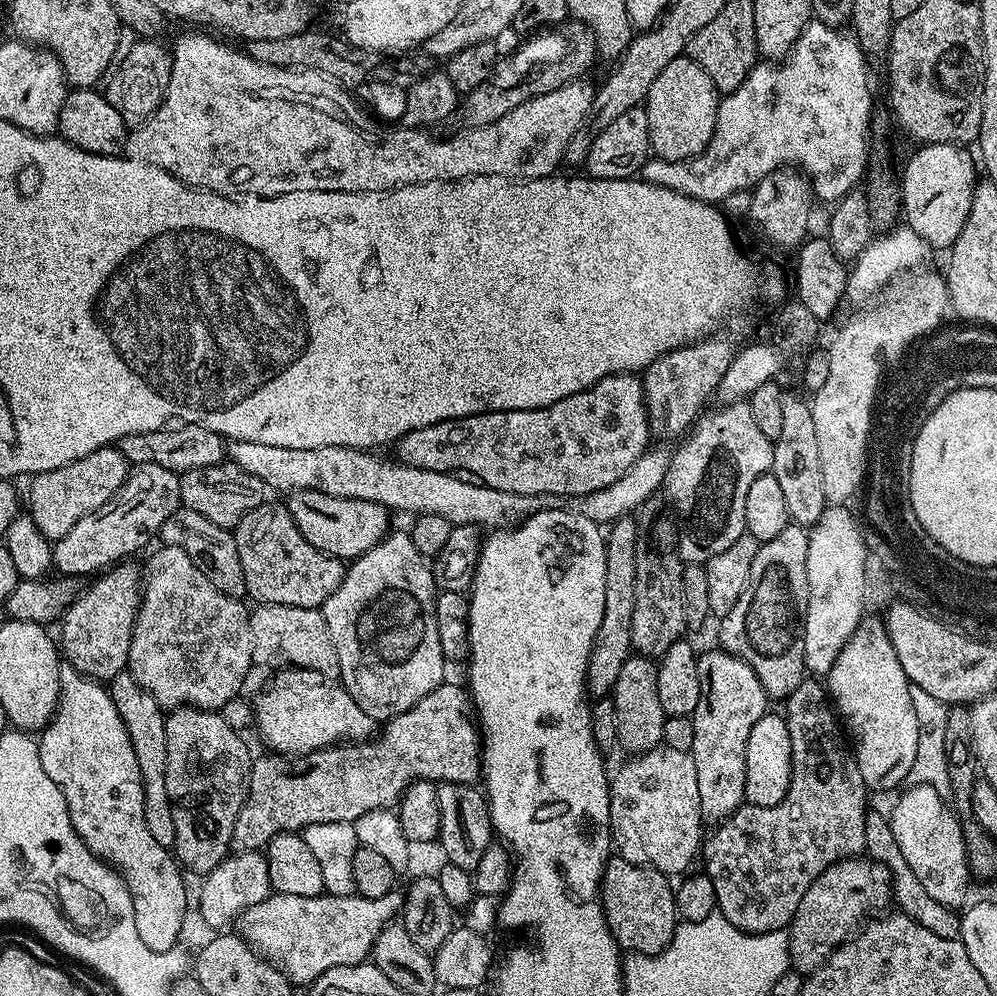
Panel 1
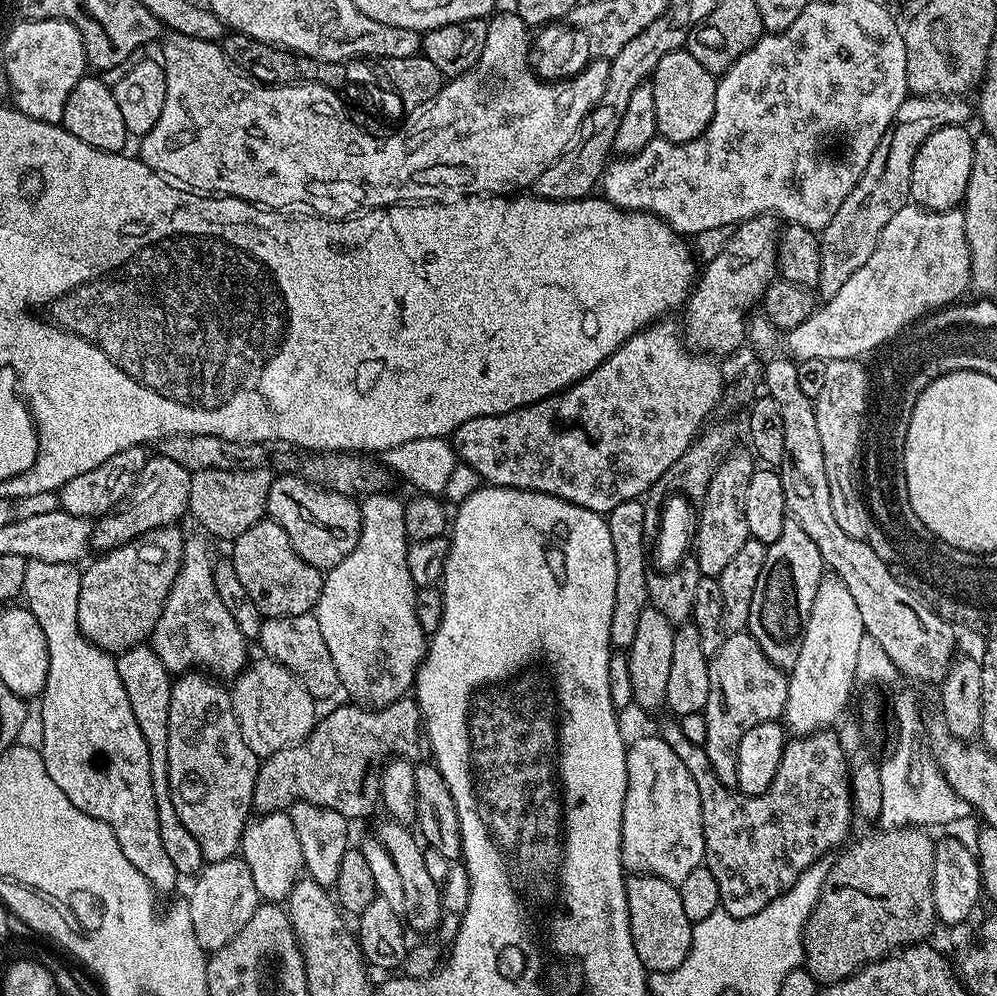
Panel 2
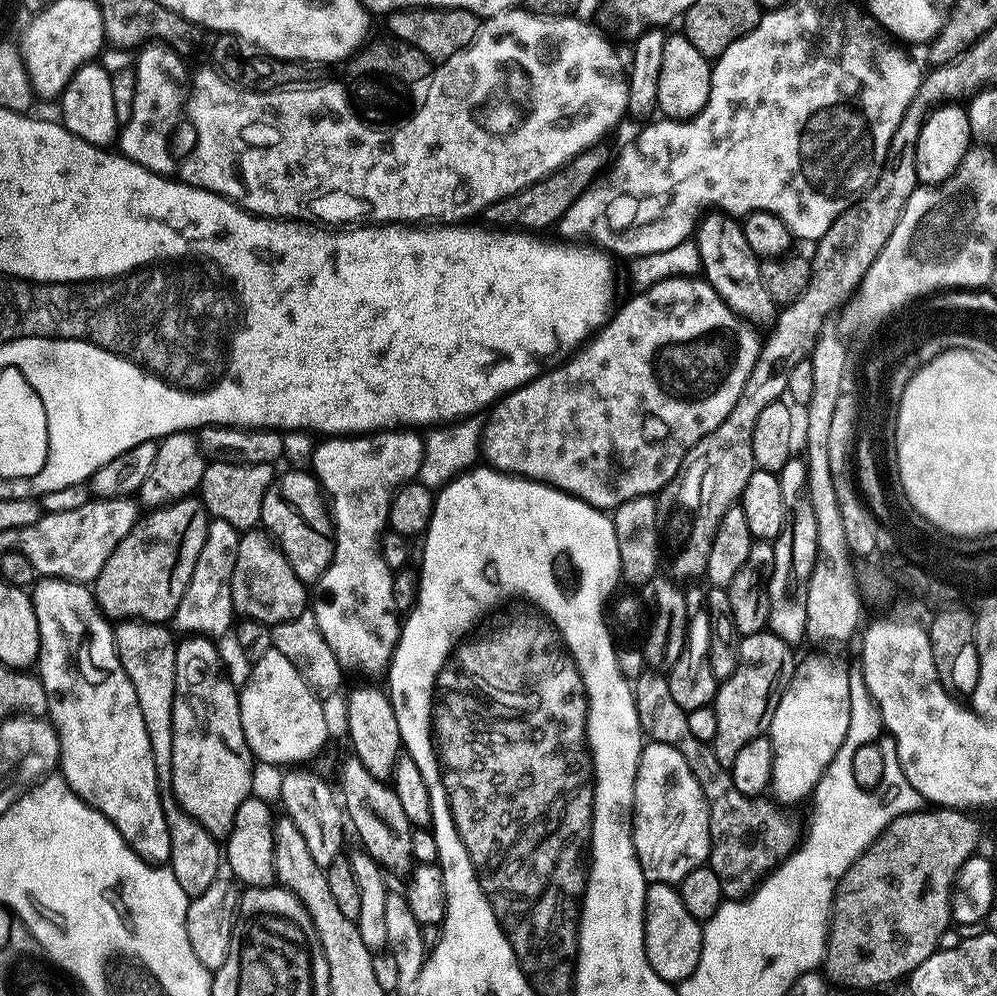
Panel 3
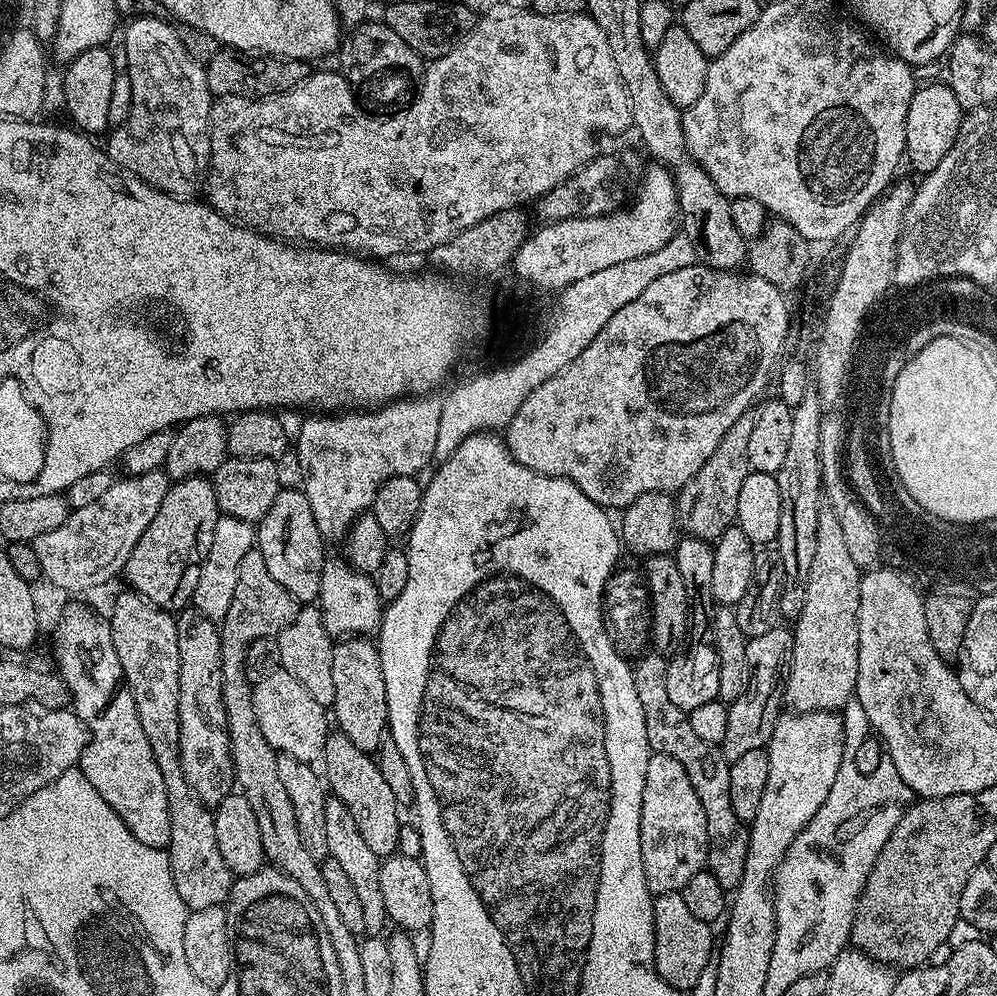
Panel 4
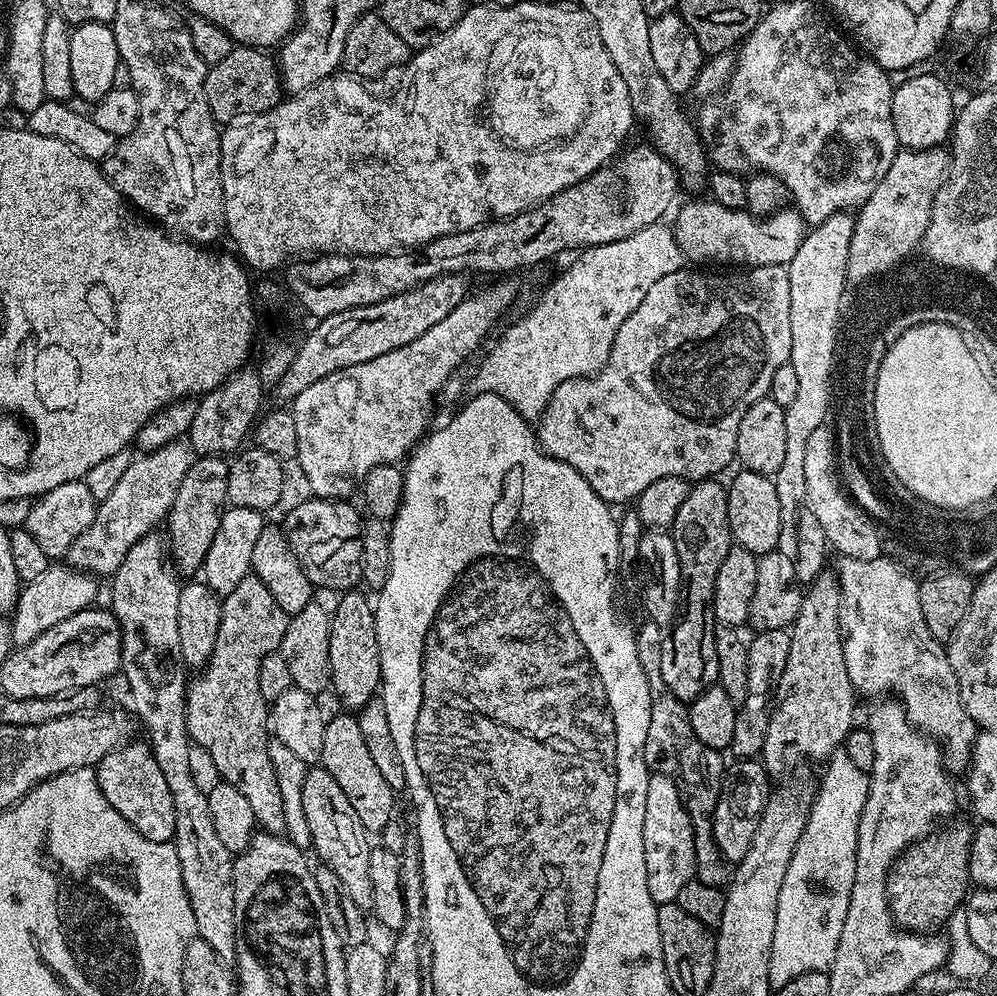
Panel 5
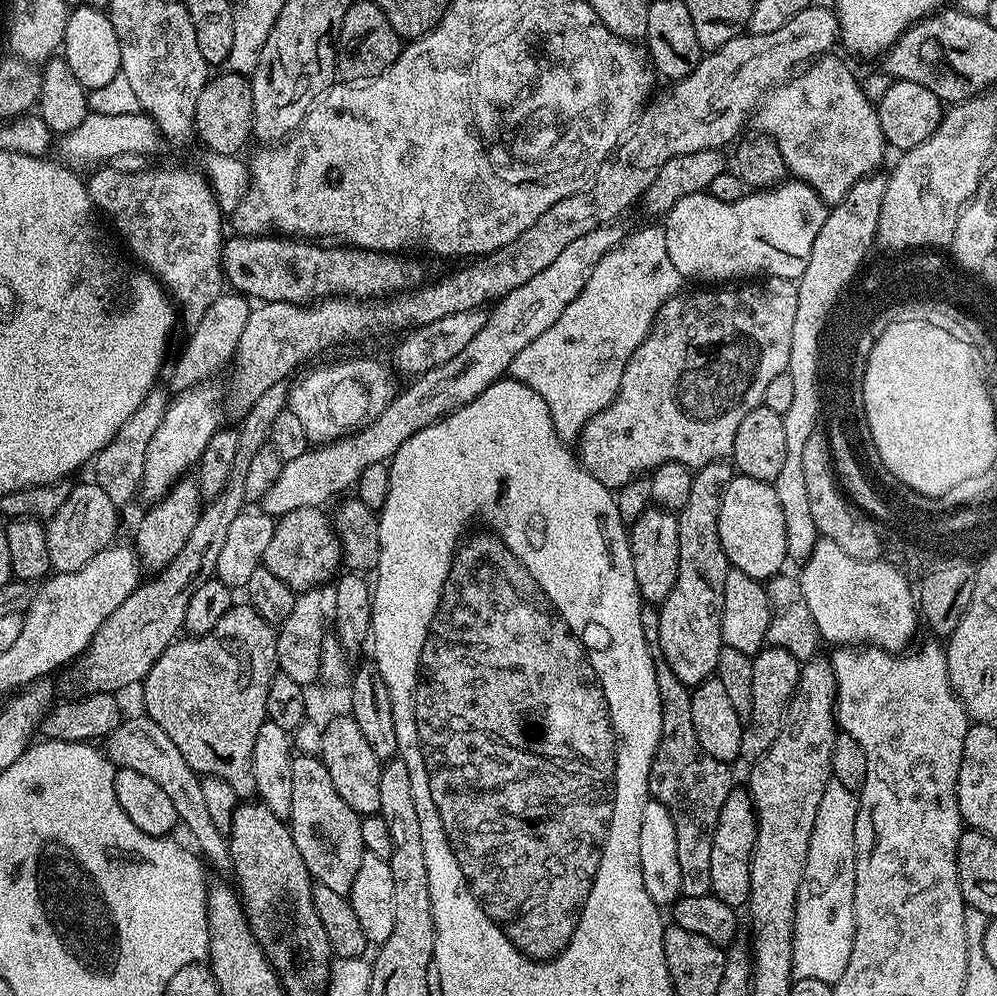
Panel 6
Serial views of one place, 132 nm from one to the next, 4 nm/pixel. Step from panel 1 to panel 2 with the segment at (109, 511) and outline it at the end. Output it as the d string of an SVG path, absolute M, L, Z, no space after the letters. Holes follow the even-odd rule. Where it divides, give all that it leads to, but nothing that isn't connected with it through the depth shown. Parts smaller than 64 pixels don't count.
M159 454L153 455L146 462L146 466L142 470L138 482L130 490L130 494L126 494L121 498L113 506L111 512L105 512L103 516L95 521L92 529L91 547L93 549L100 548L96 550L99 550L101 553L109 552L112 548L122 546L131 540L137 540L140 536L147 536L150 530L158 530L159 528L175 525L177 523L176 519L188 512L191 477L192 473L186 470L186 466L178 466L178 462L174 462L171 458L166 458Z

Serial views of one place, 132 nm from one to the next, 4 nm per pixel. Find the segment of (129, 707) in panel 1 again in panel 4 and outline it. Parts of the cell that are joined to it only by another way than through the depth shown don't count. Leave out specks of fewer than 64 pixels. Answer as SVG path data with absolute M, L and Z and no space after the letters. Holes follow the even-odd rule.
M120 590L114 602L114 612L108 625L112 631L114 650L118 654L118 662L124 671L128 689L134 694L134 706L138 710L138 722L142 722L142 731L146 733L146 742L150 742L150 750L154 750L154 762L158 762L158 770L162 770L162 782L166 782L166 798L170 810L170 842L167 846L170 858L170 870L174 878L174 886L178 886L178 898L188 907L189 912L206 910L210 906L221 906L227 901L232 889L232 871L222 862L222 853L218 851L218 838L214 838L214 812L209 805L194 794L190 782L186 782L186 774L182 770L182 754L180 753L180 723L178 722L178 626L176 616L165 608L154 606L150 598L131 590Z

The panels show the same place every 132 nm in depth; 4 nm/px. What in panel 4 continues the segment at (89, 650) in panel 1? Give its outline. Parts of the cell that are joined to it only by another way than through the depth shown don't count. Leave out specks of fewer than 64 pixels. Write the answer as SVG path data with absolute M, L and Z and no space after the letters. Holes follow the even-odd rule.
M191 476L185 480L177 480L171 485L162 498L162 506L158 506L158 514L154 514L154 522L146 526L142 538L138 538L138 546L130 554L124 564L123 579L128 579L127 587L133 592L142 594L154 602L154 606L165 608L173 614L189 607L192 603L194 586L198 586L198 574L202 574L202 562L206 562L206 554L210 554L210 542L214 539L214 526L218 526L221 515L218 498L214 498L214 486L211 479L202 476Z

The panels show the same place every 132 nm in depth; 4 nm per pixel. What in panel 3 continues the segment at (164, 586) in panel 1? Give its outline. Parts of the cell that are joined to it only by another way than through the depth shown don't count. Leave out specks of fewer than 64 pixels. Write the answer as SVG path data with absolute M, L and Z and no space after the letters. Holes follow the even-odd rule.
M209 519L206 542L202 542L202 554L198 554L198 562L194 562L194 574L190 574L190 586L186 586L182 602L178 602L174 617L177 633L209 638L221 638L220 636L226 635L227 632L229 635L234 624L230 582L234 578L234 562L238 562L240 537L241 533L234 526L230 526L230 522Z

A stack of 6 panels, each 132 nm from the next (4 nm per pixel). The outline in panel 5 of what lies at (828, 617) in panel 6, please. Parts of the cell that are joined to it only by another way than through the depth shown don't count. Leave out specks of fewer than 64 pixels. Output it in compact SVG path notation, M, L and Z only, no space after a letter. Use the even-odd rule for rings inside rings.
M843 558L839 563L840 626L844 635L846 674L850 674L852 687L861 697L898 698L908 715L908 721L940 745L940 750L944 753L945 769L952 774L963 773L972 762L972 747L976 742L978 729L960 697L960 683L956 671L950 666L947 647L936 640L934 634L930 634L926 618L922 618L917 577L887 558L874 562Z

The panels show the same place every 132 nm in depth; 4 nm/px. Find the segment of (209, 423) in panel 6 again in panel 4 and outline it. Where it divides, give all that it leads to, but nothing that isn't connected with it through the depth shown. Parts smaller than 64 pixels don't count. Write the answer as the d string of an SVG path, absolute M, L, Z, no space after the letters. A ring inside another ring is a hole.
M163 470L123 479L112 483L110 490L106 490L98 502L71 509L62 526L46 534L38 534L38 538L30 541L34 554L38 554L38 562L42 562L42 577L50 579L54 586L62 587L69 594L83 594L90 586L115 581L123 573L125 562L130 558L134 546L138 546L138 538L142 538L146 526L154 522L154 514L158 514L158 506L162 506L162 498L166 498L170 487L168 473Z

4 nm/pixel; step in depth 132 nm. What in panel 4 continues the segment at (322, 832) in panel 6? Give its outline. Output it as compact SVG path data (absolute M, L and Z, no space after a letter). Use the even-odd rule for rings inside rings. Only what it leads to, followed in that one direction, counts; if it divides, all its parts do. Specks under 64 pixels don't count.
M329 795L325 799L326 806L326 846L328 847L328 856L336 860L342 866L342 870L350 877L350 882L358 890L358 898L362 902L362 911L366 926L364 932L368 934L380 934L385 930L384 924L389 923L386 914L386 901L382 898L382 885L379 881L381 857L366 846L362 839L362 833L358 830L358 825L354 823L354 817L346 806L334 795Z

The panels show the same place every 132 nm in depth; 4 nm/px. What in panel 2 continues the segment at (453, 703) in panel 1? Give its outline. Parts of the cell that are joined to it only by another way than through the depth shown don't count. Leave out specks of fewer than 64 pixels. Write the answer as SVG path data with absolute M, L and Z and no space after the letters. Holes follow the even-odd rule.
M405 698L403 700L396 700L392 704L383 706L361 706L356 702L347 702L341 708L336 708L333 712L328 712L317 719L315 728L300 744L290 745L288 748L278 750L273 756L268 756L262 760L260 769L258 770L258 778L254 782L254 798L252 799L252 807L257 813L263 814L265 812L283 812L292 807L293 804L302 802L314 802L318 806L326 806L338 810L338 814L345 816L350 822L356 822L363 816L371 814L375 808L380 804L380 771L383 770L385 764L388 763L393 754L399 754L405 760L413 762L420 762L429 755L430 749L428 747L428 737L424 735L424 721L420 714L420 708L416 705L415 699Z

